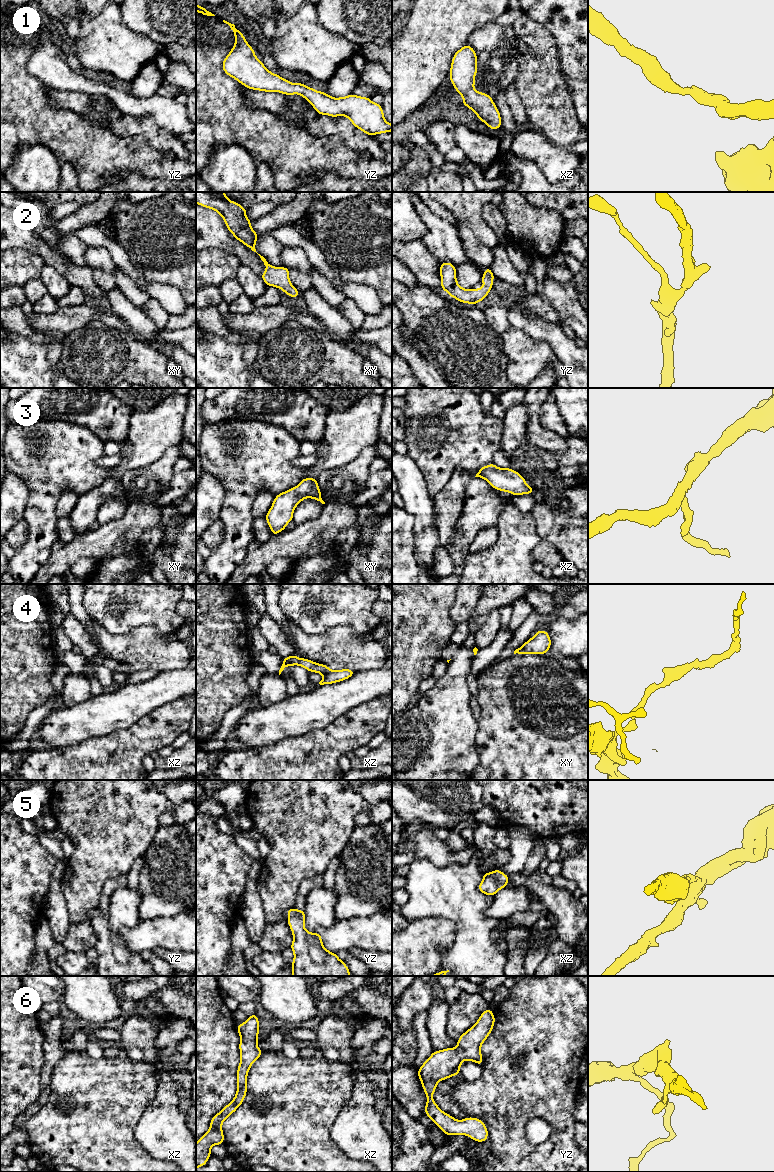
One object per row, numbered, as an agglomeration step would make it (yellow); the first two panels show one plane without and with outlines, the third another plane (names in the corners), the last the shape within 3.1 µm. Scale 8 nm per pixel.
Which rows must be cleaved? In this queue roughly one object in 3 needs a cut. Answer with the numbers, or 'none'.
4

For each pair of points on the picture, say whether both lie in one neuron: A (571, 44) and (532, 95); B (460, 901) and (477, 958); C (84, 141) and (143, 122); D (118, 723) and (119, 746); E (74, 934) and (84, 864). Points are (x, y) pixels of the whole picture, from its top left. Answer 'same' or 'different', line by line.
A: different
B: same
C: different
D: different
E: different

